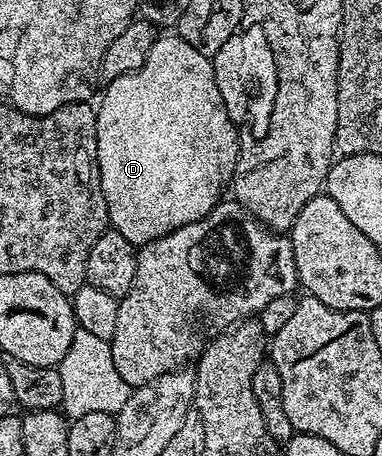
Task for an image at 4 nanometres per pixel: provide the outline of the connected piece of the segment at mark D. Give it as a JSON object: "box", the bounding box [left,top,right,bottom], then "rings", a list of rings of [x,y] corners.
{"box":[96,36,239,248],"rings":[[[158,36],[143,68],[139,68],[133,74],[124,74],[115,81],[108,83],[104,88],[105,95],[101,98],[101,106],[96,107],[97,112],[97,159],[99,160],[99,172],[101,173],[101,187],[103,196],[107,200],[109,209],[109,224],[112,229],[121,233],[134,248],[145,246],[151,240],[161,238],[172,230],[178,230],[181,226],[191,224],[207,212],[211,212],[217,207],[217,203],[222,201],[224,192],[232,183],[233,175],[237,173],[239,157],[237,158],[237,134],[239,127],[231,120],[227,108],[223,104],[223,96],[219,96],[219,84],[215,84],[215,72],[213,71],[212,57],[200,54],[187,40],[179,36],[165,38]]]}

